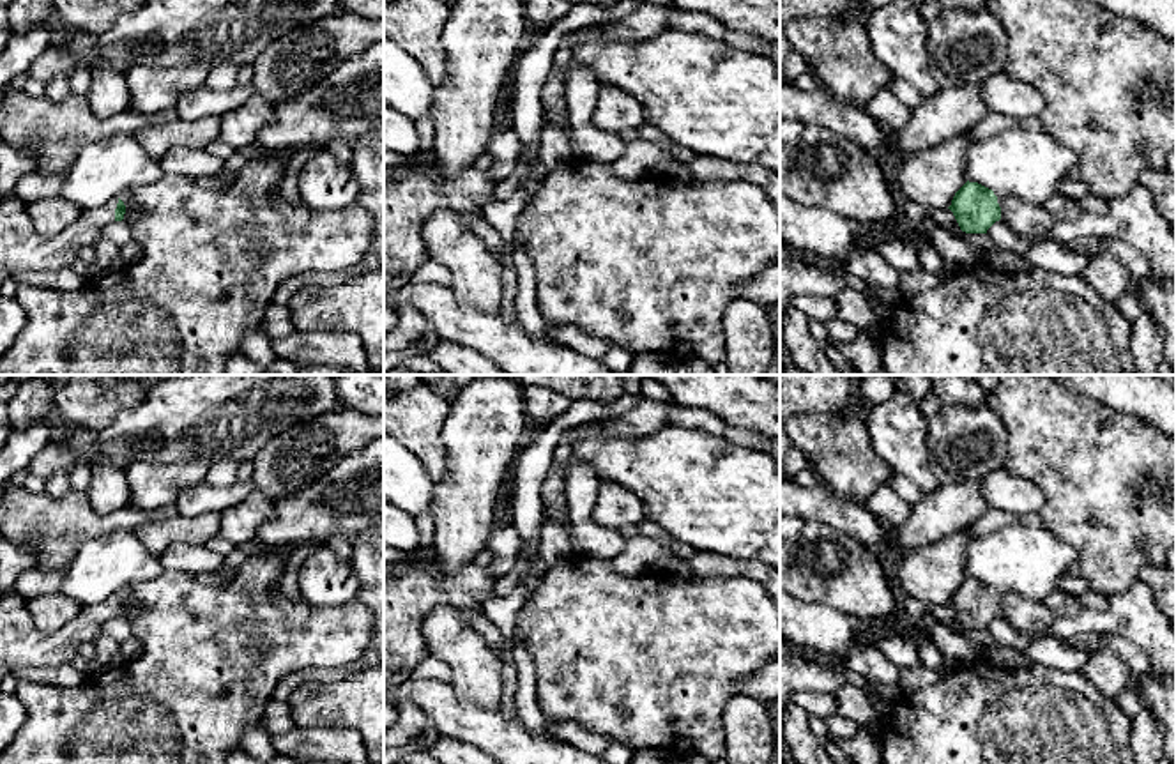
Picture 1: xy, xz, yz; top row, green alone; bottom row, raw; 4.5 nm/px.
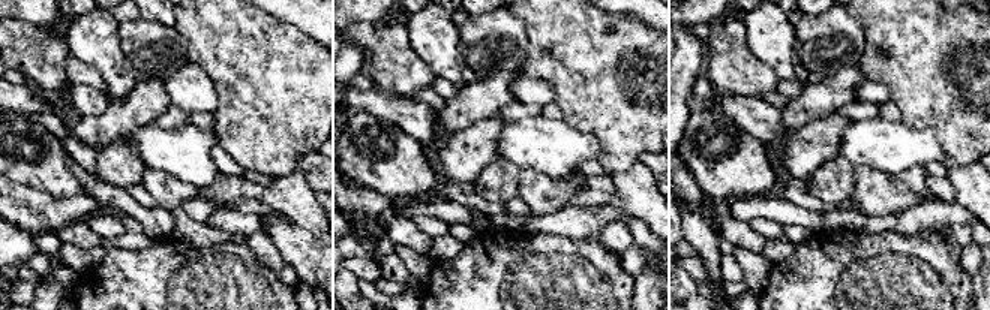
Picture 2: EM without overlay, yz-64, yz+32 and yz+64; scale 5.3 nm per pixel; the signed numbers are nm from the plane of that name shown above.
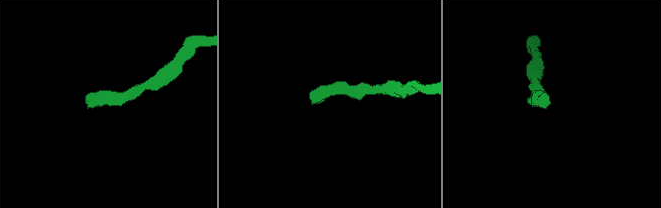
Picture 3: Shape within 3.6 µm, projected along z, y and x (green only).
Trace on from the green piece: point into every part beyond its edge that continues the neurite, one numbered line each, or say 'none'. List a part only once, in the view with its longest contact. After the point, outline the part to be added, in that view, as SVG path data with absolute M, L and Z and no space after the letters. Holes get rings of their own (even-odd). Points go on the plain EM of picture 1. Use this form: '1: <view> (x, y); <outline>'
1: xy (22, 644); M14 589L0 592L0 683L23 667L60 667L80 656L87 642L95 642L103 626L115 619L118 594L80 607L58 631L44 633L32 623L27 600Z

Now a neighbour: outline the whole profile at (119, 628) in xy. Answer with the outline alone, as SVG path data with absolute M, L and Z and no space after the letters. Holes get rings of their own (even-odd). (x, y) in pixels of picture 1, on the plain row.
M122 615L108 621L103 626L101 635L111 635L118 644L122 644L126 638L133 635L133 628L129 621Z

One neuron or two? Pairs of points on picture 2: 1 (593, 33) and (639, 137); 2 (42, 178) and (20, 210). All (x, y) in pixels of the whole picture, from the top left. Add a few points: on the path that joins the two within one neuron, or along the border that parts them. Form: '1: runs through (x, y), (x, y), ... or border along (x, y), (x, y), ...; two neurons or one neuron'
1: runs through (596, 59), (621, 84), (623, 101), (630, 111); one neuron
2: border along (15, 181), (56, 196), (69, 196); two neurons

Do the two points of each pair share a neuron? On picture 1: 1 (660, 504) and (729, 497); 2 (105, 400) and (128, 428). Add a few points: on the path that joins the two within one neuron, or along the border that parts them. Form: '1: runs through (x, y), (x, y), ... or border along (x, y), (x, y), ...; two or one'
1: runs through (678, 497), (711, 497); one
2: border along (147, 393), (105, 427), (80, 430); two

